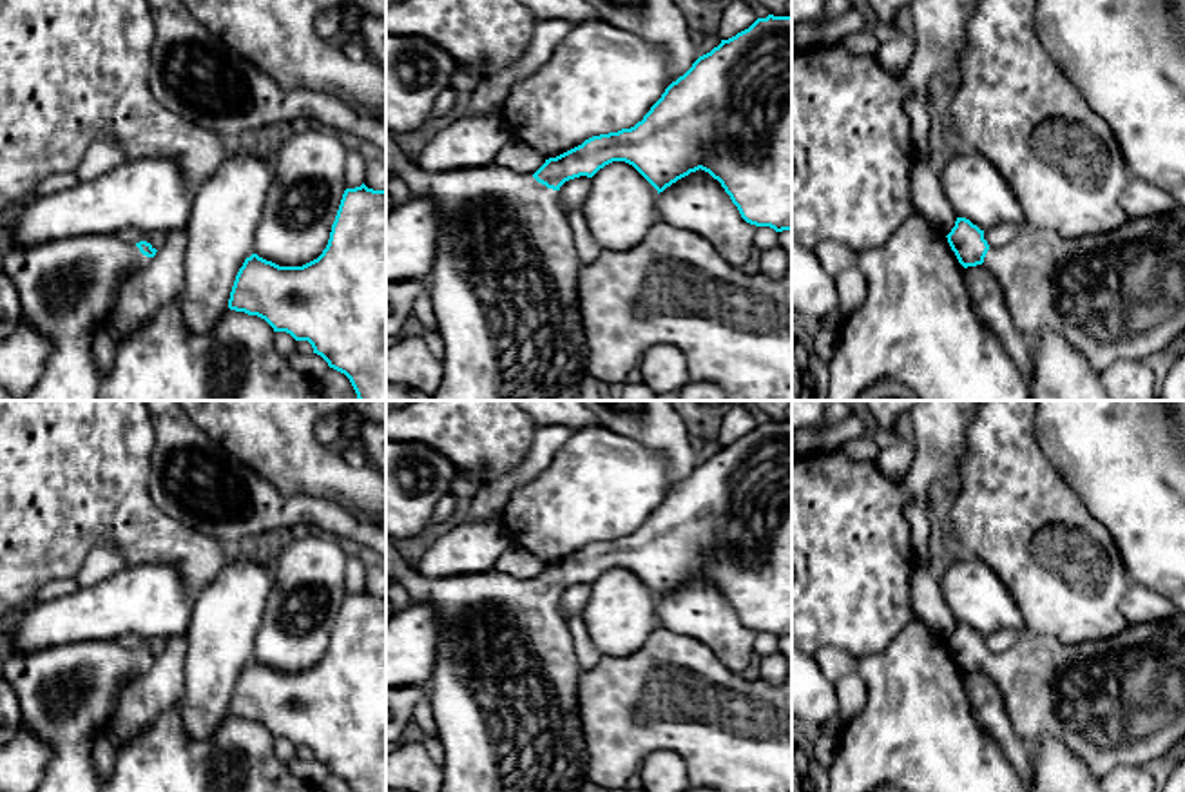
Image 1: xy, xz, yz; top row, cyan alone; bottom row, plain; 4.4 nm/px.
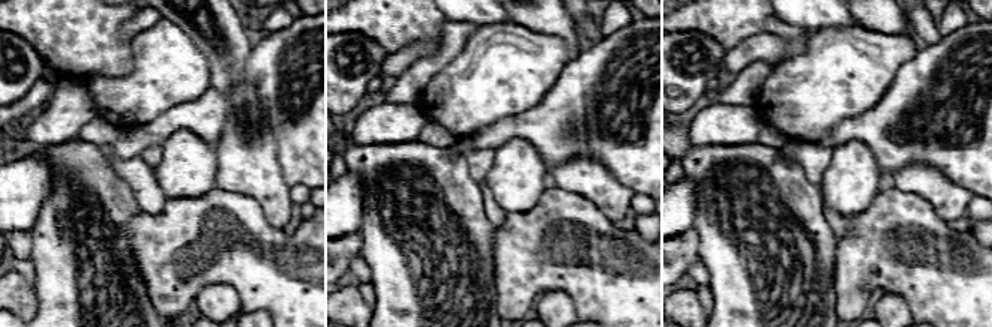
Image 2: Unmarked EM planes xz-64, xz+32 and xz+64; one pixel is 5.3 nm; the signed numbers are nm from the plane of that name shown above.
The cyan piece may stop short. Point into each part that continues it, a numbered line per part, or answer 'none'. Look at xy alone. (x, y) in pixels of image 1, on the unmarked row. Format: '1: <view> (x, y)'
1: xy (67, 693)

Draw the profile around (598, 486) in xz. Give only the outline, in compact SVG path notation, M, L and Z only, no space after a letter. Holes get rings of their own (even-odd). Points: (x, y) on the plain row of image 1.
M591 426L578 430L533 482L518 488L500 517L515 547L549 565L592 542L634 533L665 495L667 462L661 455L602 426Z

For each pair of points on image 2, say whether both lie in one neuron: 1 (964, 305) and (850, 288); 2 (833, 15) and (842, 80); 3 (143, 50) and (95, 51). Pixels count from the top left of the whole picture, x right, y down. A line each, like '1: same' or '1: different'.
1: same
2: different
3: different

